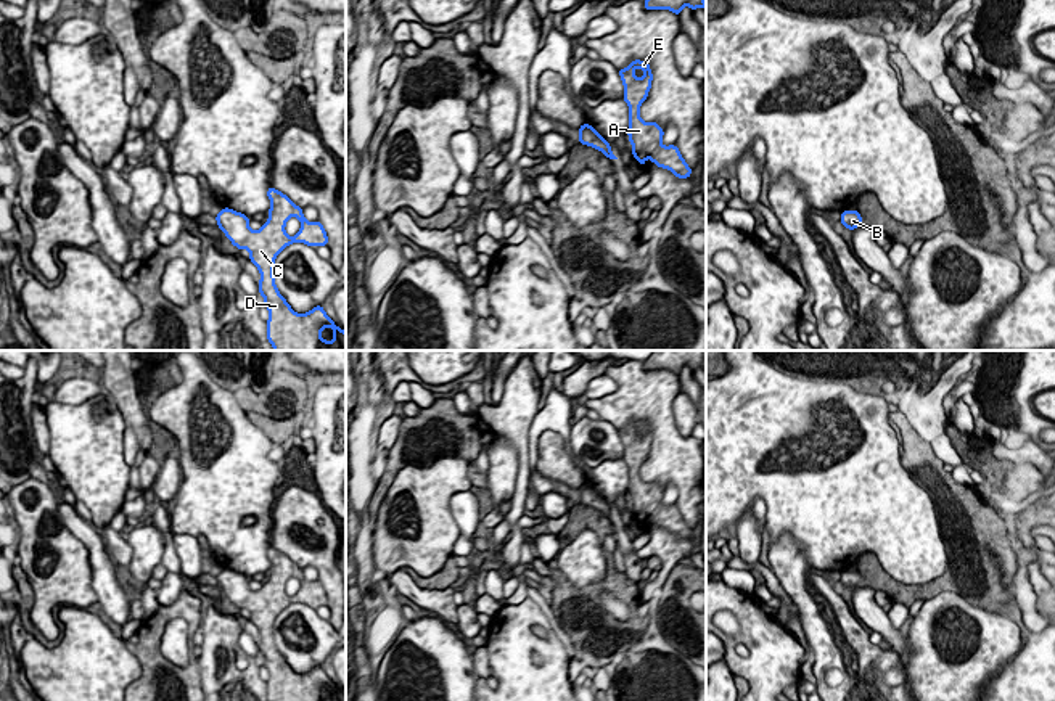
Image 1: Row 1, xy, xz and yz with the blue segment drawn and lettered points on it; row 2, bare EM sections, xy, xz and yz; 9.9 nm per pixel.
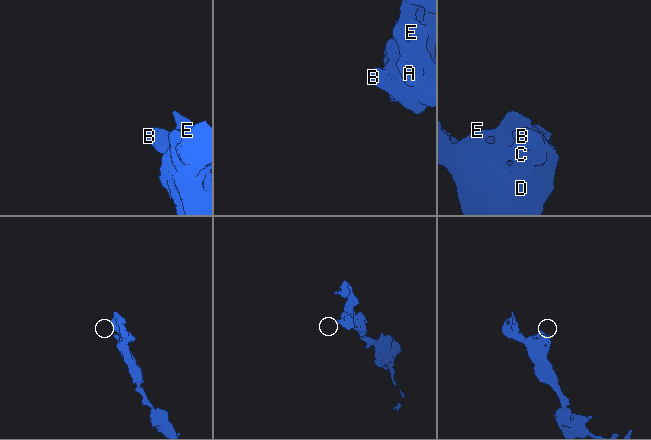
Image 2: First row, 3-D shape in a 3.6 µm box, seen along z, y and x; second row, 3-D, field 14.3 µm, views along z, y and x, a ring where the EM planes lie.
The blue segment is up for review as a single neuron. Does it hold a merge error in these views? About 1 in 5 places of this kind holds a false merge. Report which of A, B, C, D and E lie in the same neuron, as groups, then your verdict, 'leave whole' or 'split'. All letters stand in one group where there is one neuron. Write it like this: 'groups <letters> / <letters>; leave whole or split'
groups A B C D E; leave whole

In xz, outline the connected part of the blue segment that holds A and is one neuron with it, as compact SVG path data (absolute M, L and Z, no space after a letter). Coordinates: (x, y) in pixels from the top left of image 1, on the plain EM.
M635 420L627 428L618 429L624 445L624 461L629 466L629 502L632 514L642 526L650 519L658 527L671 531L679 539L688 539L692 529L675 505L661 503L664 490L656 482L640 478L640 466L651 449L653 434L647 421Z

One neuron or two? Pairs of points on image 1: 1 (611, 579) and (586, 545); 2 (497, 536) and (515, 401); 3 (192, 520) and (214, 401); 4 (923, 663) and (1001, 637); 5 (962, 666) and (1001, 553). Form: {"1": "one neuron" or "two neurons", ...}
{"1": "two neurons", "2": "two neurons", "3": "one neuron", "4": "one neuron", "5": "two neurons"}

